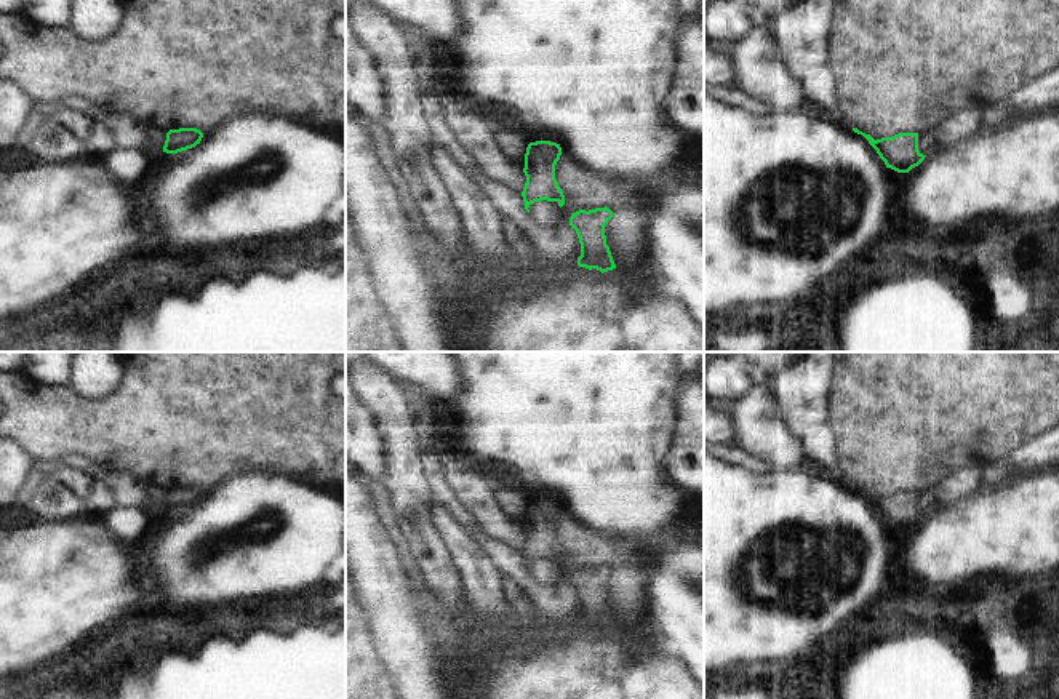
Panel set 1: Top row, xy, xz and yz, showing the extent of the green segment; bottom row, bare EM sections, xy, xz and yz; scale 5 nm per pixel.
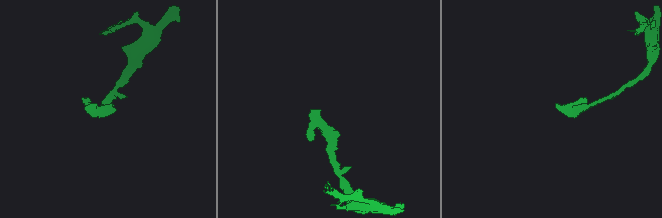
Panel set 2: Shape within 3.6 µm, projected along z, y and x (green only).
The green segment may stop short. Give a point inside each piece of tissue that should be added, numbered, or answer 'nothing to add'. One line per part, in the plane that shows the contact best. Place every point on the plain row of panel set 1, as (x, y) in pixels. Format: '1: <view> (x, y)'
nothing to add

